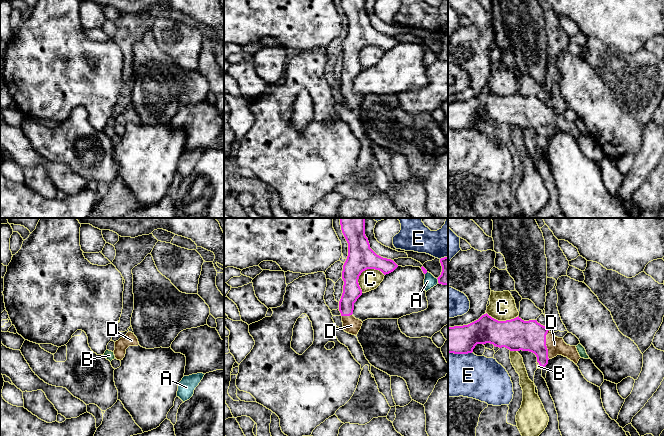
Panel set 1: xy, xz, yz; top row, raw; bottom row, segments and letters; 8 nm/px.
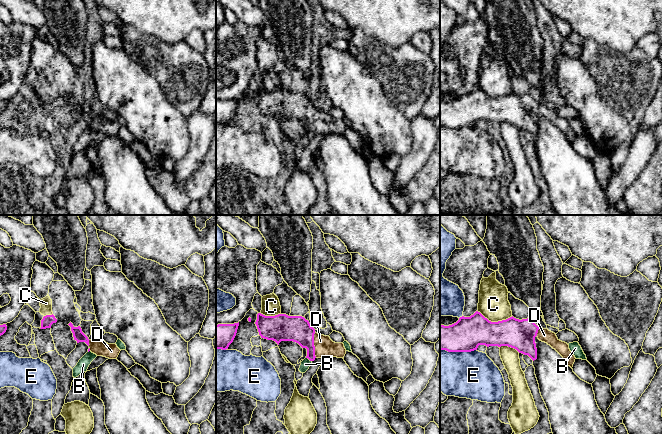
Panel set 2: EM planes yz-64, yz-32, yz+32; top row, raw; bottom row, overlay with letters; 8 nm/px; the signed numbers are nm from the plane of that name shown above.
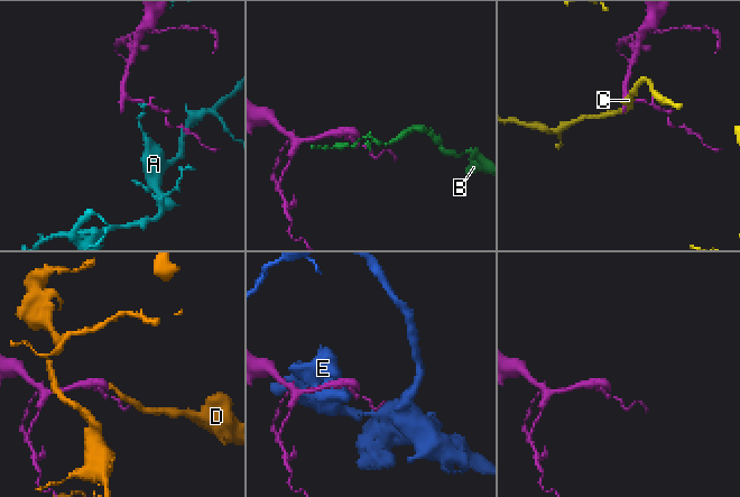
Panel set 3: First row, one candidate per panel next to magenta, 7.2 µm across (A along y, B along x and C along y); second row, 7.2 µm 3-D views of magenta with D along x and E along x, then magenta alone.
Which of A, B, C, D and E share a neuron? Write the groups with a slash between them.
A / B / C / D / E

